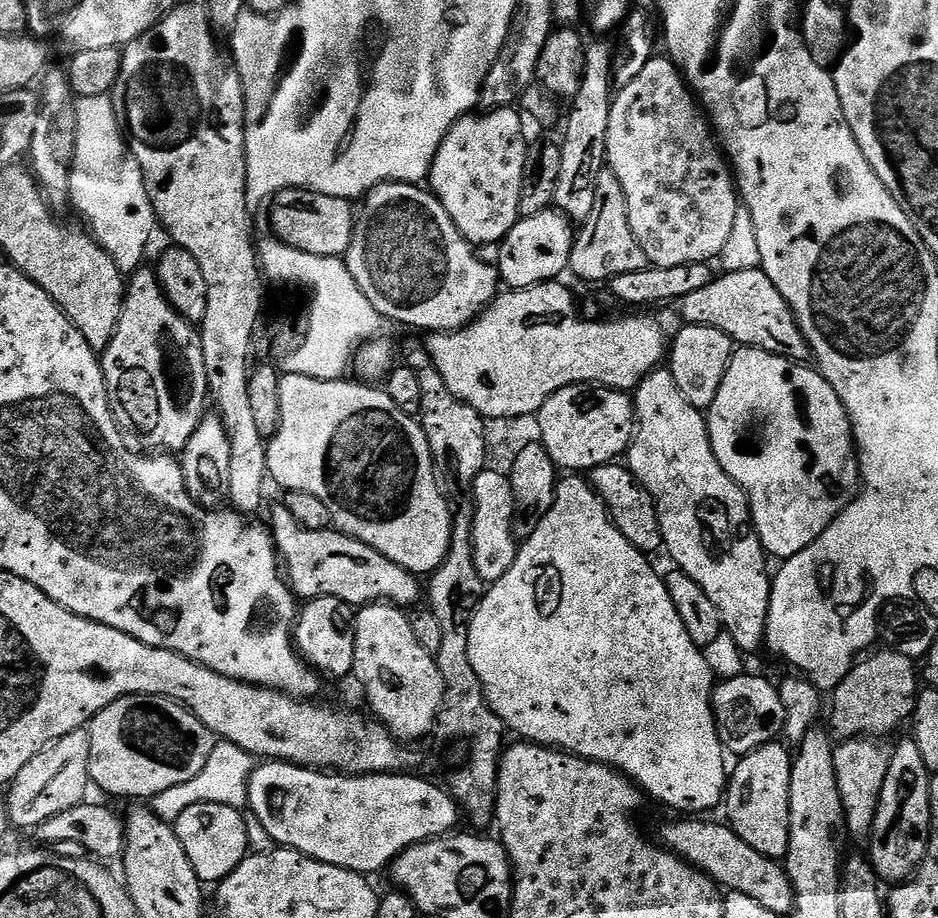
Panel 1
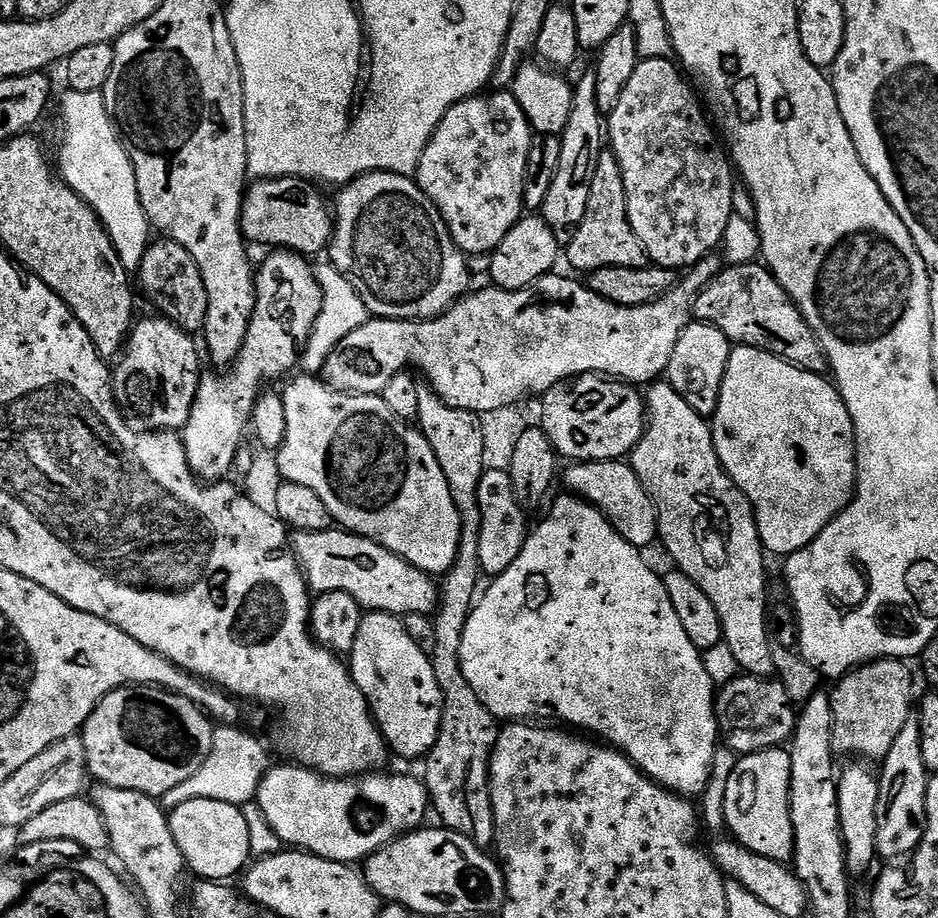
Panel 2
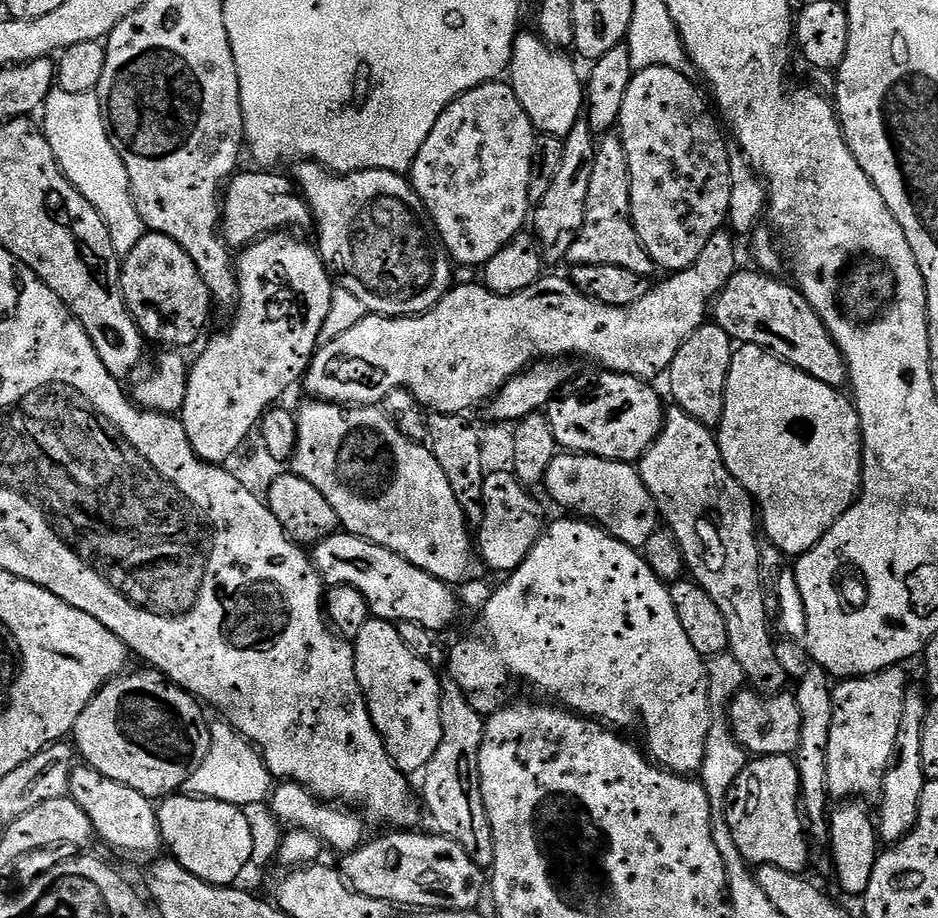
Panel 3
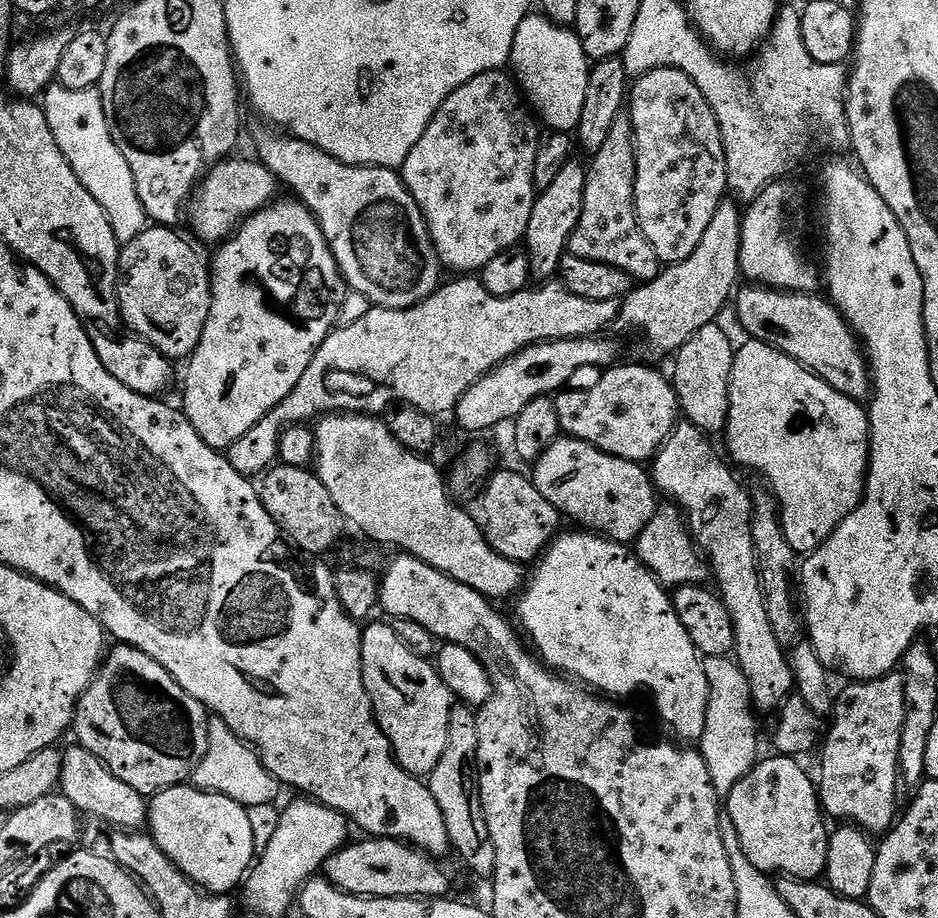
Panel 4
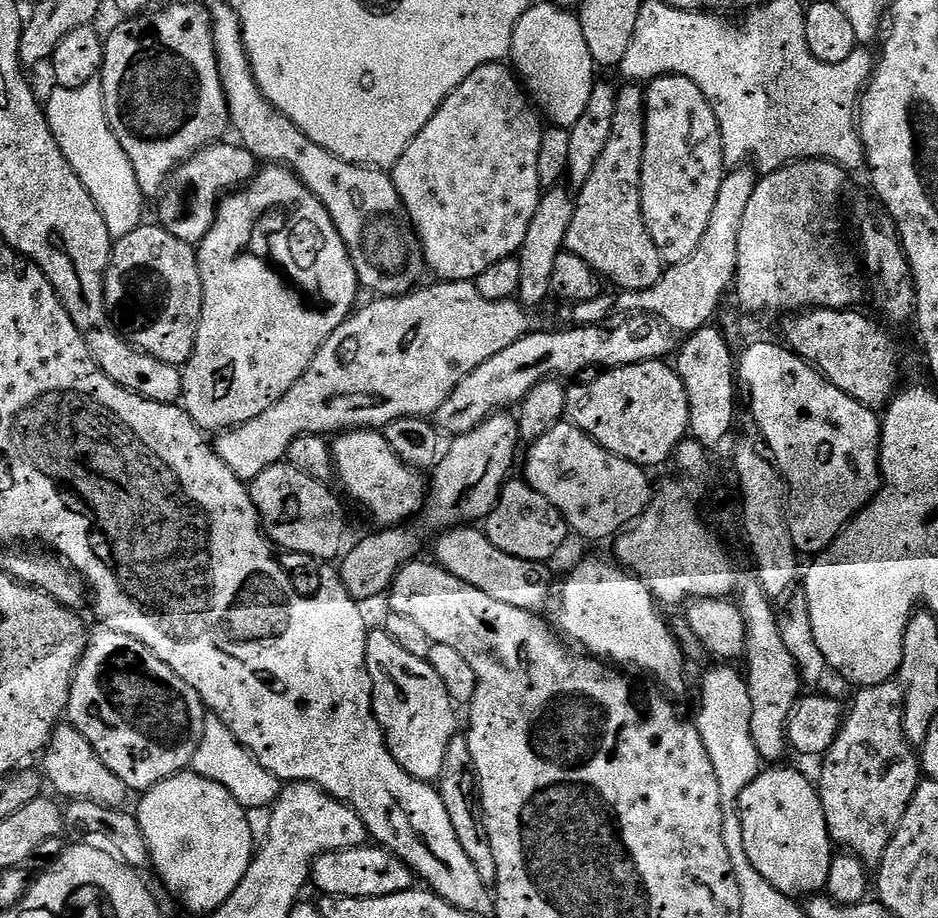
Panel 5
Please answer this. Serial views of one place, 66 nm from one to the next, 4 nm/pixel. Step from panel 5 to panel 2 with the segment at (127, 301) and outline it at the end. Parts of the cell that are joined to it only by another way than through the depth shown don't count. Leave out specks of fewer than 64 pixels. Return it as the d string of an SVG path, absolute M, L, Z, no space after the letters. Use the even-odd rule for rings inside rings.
M160 238L157 241L157 244L156 241L149 243L146 254L140 263L138 269L139 291L140 288L144 291L145 298L156 307L153 309L165 320L176 324L182 331L189 334L199 333L206 322L206 306L208 305L202 274L194 262L194 258L190 258L190 254L186 254L186 250L182 250L182 246L178 246L173 240Z

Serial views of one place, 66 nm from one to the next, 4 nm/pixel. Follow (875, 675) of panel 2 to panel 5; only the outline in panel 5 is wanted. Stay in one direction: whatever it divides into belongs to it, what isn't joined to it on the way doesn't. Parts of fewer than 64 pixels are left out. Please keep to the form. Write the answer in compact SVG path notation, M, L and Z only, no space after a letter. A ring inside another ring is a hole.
M898 679L861 688L855 694L836 741L822 757L818 787L833 845L851 852L866 866L878 866L890 838L917 799L922 765L904 736L903 690Z

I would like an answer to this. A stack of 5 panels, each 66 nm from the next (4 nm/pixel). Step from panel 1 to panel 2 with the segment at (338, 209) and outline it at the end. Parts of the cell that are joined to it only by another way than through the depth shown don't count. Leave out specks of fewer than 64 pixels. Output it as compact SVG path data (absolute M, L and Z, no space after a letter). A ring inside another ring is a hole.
M294 176L256 180L245 191L240 215L245 241L252 246L269 244L269 249L296 252L305 258L313 258L319 252L327 253L332 243L334 212L319 190L315 183Z

